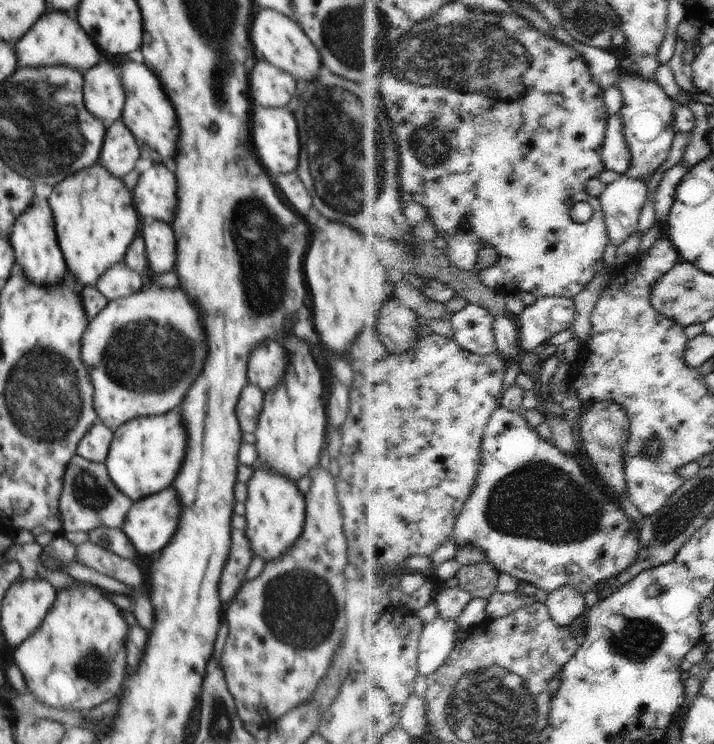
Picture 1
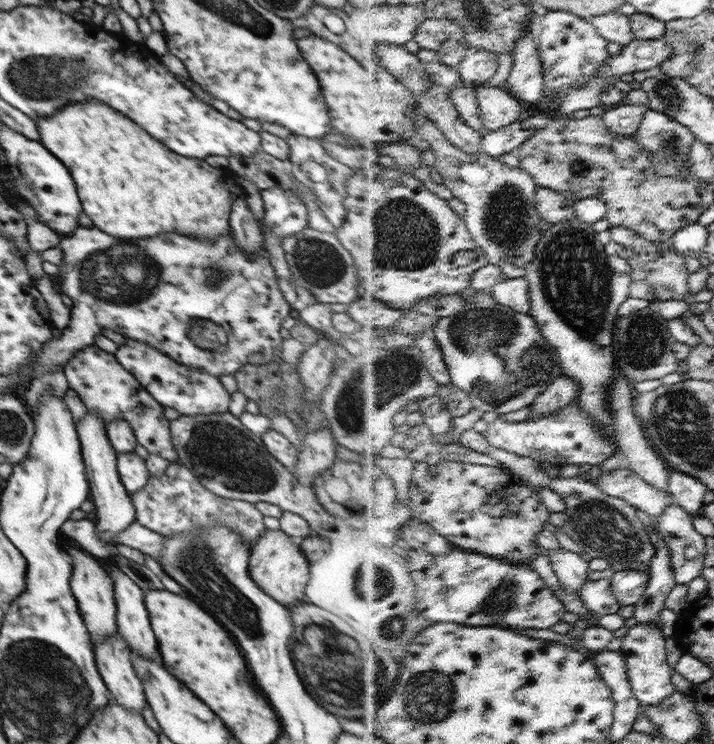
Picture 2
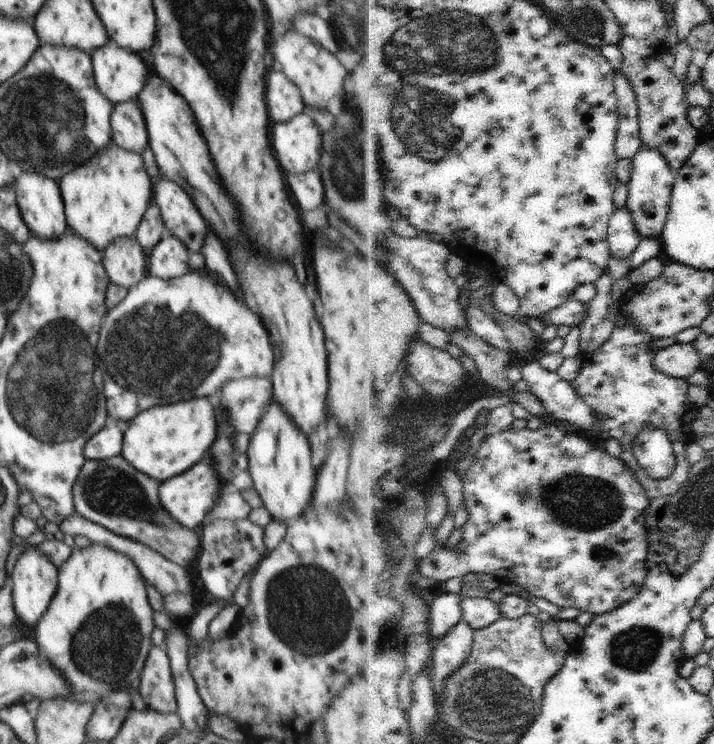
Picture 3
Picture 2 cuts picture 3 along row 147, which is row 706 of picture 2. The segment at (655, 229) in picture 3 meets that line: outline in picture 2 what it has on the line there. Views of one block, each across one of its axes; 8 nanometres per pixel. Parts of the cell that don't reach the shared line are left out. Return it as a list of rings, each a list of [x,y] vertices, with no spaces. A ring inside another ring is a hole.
[[[659,624],[634,625],[633,628],[627,629],[624,637],[621,637],[620,651],[626,655],[634,692],[640,697],[644,707],[660,704],[677,691],[672,680],[676,669],[668,662],[666,638],[662,625]]]

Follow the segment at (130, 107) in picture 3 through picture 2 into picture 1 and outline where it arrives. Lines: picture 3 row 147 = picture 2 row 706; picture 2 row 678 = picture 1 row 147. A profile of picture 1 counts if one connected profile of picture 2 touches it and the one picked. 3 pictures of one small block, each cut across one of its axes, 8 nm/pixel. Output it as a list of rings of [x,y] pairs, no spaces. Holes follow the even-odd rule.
[[[121,118],[115,120],[106,129],[100,151],[100,164],[114,176],[122,178],[136,166],[136,160],[140,157],[140,147],[135,136]]]

